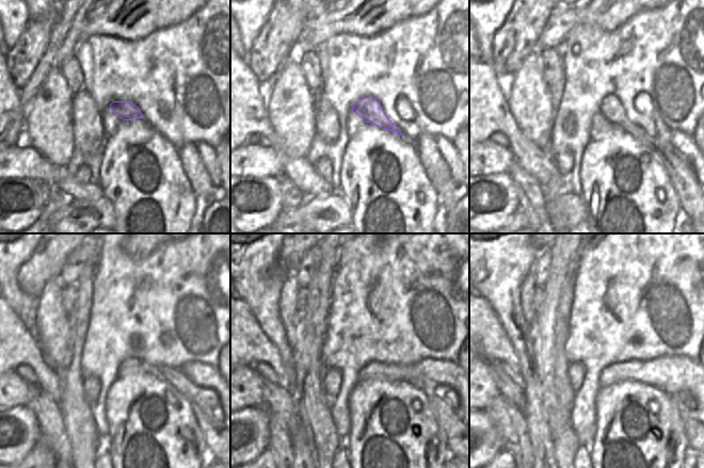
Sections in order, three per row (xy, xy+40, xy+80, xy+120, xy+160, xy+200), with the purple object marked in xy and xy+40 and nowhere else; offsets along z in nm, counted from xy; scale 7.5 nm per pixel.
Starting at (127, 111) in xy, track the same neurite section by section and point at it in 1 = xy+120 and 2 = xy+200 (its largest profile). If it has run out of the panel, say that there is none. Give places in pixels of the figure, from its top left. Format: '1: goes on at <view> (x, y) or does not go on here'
1: goes on at xy+120 (205, 404)
2: goes on at xy+200 (685, 402)

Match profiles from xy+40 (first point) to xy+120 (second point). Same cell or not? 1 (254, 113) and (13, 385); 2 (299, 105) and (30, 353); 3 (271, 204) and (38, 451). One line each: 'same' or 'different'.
1: different
2: different
3: different

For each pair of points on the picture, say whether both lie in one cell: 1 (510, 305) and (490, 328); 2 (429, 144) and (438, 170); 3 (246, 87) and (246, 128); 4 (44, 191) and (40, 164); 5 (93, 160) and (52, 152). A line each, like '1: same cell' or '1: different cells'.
1: different cells
2: same cell
3: same cell
4: different cells
5: different cells

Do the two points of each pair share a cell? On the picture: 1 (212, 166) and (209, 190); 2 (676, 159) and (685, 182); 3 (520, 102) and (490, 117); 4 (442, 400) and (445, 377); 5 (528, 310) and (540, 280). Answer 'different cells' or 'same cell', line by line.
1: different cells
2: same cell
3: different cells
4: different cells
5: different cells

